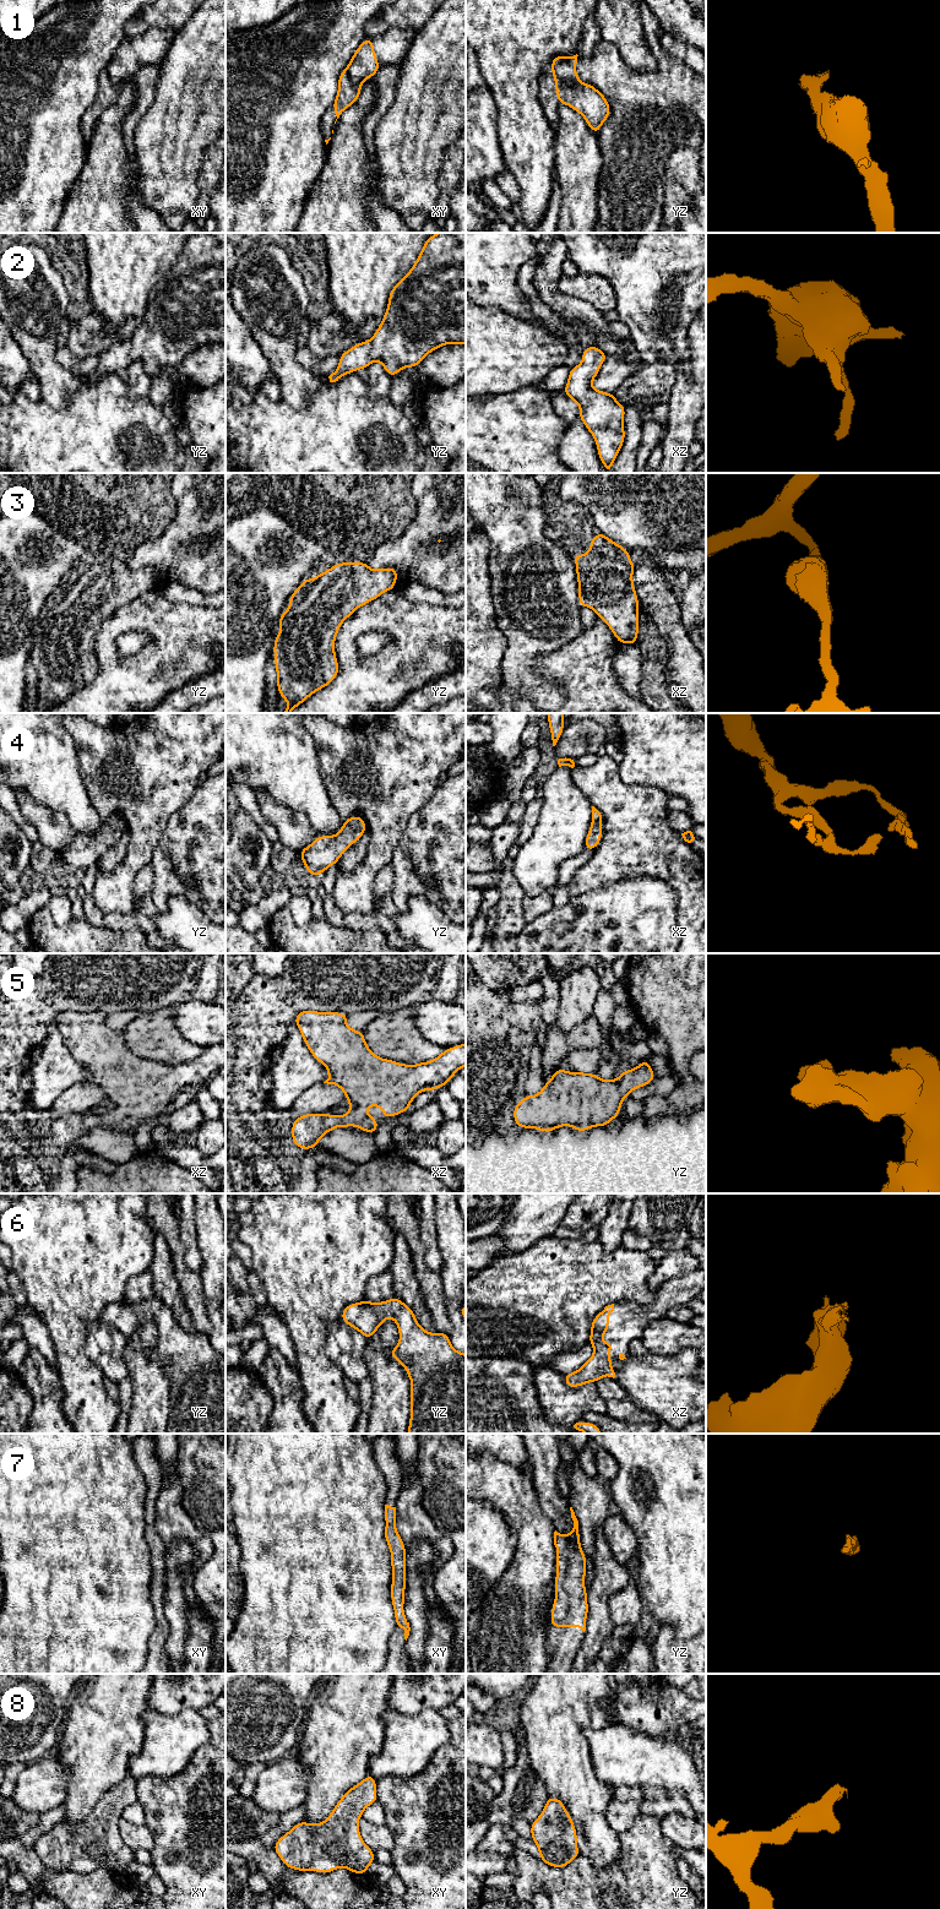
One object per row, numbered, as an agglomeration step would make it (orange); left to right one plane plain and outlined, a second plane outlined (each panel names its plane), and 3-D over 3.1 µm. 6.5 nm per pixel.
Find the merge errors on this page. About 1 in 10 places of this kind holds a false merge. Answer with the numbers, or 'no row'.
1

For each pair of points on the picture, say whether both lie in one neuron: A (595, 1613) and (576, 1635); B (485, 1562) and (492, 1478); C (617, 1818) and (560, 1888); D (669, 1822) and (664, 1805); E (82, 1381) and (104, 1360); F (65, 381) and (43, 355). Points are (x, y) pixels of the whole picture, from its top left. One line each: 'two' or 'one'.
A: two
B: two
C: two
D: two
E: two
F: one

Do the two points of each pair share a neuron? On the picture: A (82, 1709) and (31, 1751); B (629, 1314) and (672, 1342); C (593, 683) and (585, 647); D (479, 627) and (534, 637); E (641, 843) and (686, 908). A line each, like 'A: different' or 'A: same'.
A: different
B: different
C: same
D: different
E: same

